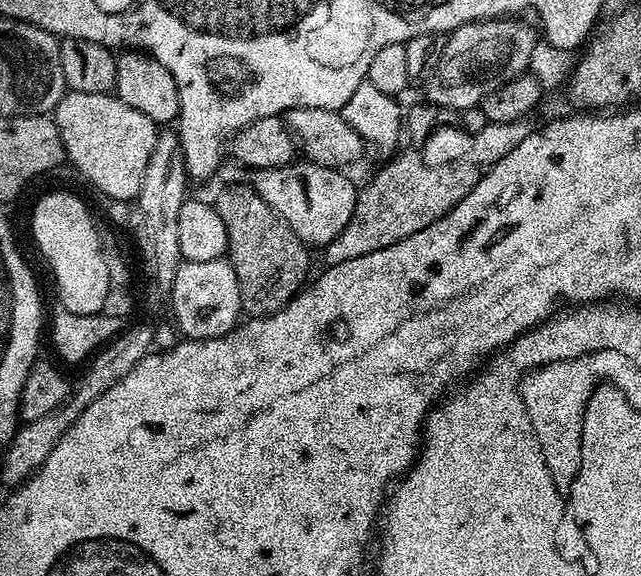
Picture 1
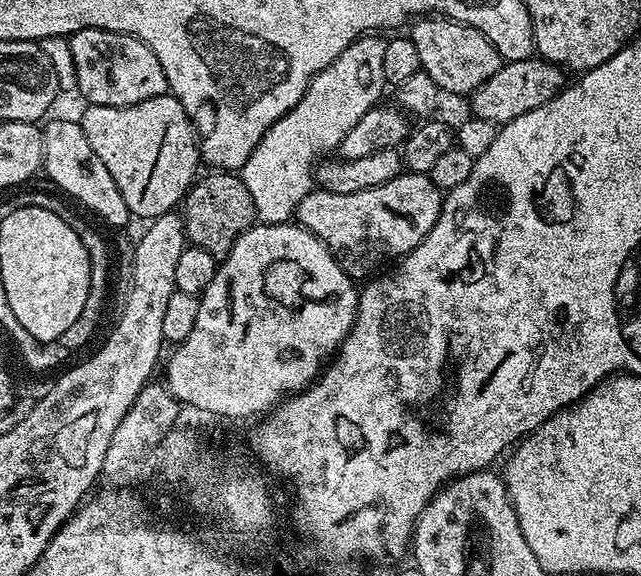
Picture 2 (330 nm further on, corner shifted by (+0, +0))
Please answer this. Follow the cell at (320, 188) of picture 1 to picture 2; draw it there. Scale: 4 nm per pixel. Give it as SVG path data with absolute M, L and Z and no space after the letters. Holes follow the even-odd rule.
M409 171L407 174L395 176L382 186L374 186L358 194L309 190L306 198L302 198L302 202L296 207L294 220L301 228L314 233L333 252L342 270L346 270L346 274L352 277L353 281L360 282L371 277L379 264L387 265L389 262L395 262L400 257L410 254L410 250L417 248L422 238L426 238L426 234L434 230L434 222L438 222L441 203L442 193L438 186L434 186L432 179L428 175Z

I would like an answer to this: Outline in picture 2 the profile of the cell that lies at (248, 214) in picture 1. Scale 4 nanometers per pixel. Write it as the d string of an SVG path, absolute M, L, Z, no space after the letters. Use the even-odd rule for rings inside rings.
M212 170L209 173L209 176L201 175L193 183L182 201L184 235L191 247L210 250L210 254L223 258L236 239L257 223L254 198L250 198L250 190L246 190L235 171Z

